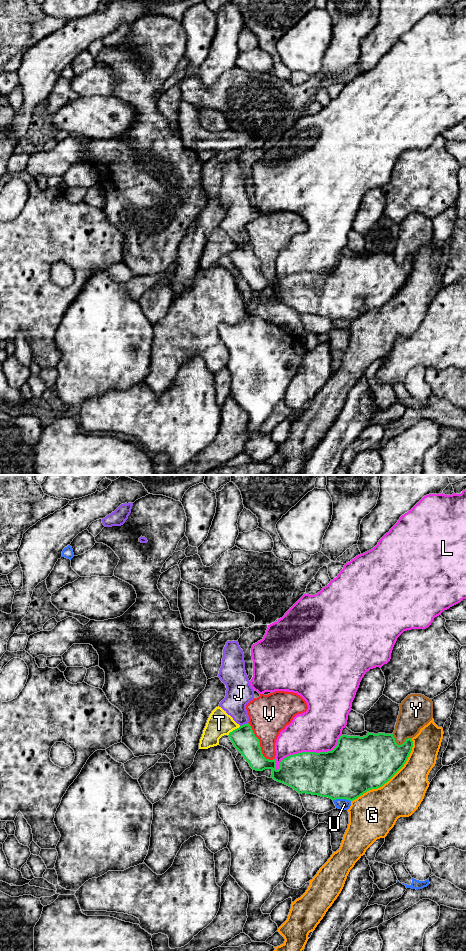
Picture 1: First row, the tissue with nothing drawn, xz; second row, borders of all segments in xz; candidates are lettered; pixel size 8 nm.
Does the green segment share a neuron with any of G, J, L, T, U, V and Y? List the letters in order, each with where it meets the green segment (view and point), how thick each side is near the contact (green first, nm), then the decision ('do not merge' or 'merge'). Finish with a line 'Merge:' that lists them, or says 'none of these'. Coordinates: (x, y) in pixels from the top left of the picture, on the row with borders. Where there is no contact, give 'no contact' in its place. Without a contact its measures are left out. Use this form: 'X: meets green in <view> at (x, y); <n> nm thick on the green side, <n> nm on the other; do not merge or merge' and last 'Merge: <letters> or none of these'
G: meets green in xz at (390, 778); 440 nm thick on the green side, 320 nm on the other; do not merge
J: meets green in xz at (244, 724); 190 nm thick on the green side, 200 nm on the other; merge
L: meets green in xz at (309, 752); 380 nm thick on the green side, 360 nm on the other; do not merge
T: meets green in xz at (233, 730); 190 nm thick on the green side, 200 nm on the other; do not merge
U: meets green in xz at (342, 798); 440 nm thick on the green side, 90 nm on the other; do not merge
V: meets green in xz at (259, 744); 190 nm thick on the green side, 320 nm on the other; do not merge
Y: meets green in xz at (401, 744); 400 nm thick on the green side, 240 nm on the other; do not merge
Merge: J

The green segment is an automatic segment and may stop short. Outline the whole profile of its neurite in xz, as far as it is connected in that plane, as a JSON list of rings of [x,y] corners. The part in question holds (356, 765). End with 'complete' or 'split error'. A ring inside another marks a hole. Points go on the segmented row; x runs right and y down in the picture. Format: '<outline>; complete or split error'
[[[227,641],[223,649],[222,666],[219,670],[218,677],[226,685],[226,696],[220,702],[221,707],[233,720],[240,725],[239,728],[229,733],[229,738],[234,747],[242,754],[244,759],[249,763],[250,767],[256,771],[263,771],[271,769],[275,781],[283,783],[299,794],[306,793],[318,795],[321,797],[328,797],[332,800],[346,799],[353,801],[366,793],[369,790],[377,789],[387,783],[406,763],[413,747],[412,738],[408,738],[401,745],[395,741],[393,734],[385,733],[367,733],[366,736],[347,736],[341,735],[338,739],[337,746],[332,751],[327,752],[302,752],[290,755],[280,762],[280,768],[276,769],[276,759],[266,759],[261,751],[260,741],[255,736],[249,722],[248,712],[246,705],[254,699],[254,689],[250,685],[250,681],[245,671],[244,653],[240,648],[238,641]]]; split error

